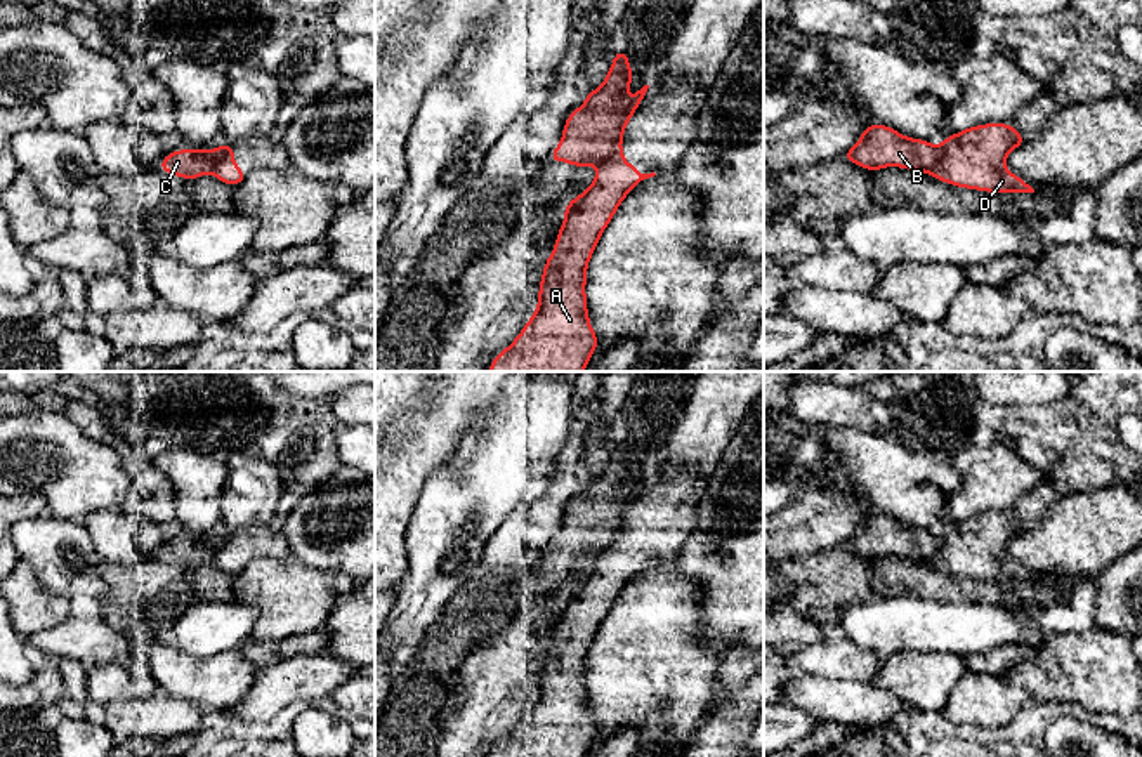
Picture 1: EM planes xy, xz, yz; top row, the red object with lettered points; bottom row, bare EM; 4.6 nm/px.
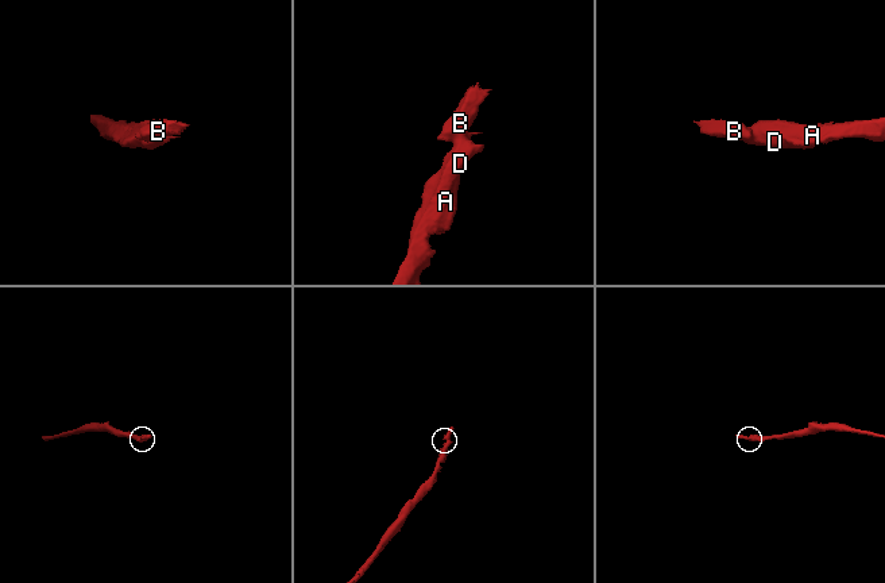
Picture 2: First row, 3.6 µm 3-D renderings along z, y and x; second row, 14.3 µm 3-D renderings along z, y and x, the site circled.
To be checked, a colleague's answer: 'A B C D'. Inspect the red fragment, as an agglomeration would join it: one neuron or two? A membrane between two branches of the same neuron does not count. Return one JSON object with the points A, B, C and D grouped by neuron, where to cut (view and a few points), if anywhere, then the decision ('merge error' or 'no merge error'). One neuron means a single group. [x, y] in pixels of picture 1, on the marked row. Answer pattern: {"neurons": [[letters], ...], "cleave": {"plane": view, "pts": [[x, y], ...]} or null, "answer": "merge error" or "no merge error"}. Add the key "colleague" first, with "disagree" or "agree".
{"colleague": "disagree", "neurons": [["A", "D"], ["B", "C"]], "cleave": {"plane": "yz", "pts": [[939, 146], [939, 160], [927, 172]]}, "answer": "merge error"}

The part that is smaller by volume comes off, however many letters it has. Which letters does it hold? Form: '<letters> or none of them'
B, C

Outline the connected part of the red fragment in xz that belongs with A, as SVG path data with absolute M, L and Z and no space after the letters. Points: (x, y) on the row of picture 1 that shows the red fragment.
M618 144L597 167L590 188L568 201L564 222L541 273L536 309L514 342L493 358L488 372L583 372L587 368L599 347L585 293L588 262L627 194L640 181L654 175L654 172L639 174L633 163L625 161L621 144Z

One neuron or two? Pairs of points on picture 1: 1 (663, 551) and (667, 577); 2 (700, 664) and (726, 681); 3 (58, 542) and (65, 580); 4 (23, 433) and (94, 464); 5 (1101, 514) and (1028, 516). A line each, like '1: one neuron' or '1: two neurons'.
1: two neurons
2: two neurons
3: one neuron
4: one neuron
5: two neurons

